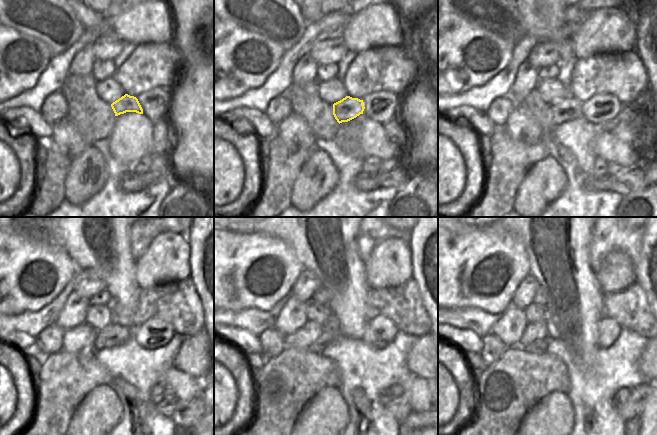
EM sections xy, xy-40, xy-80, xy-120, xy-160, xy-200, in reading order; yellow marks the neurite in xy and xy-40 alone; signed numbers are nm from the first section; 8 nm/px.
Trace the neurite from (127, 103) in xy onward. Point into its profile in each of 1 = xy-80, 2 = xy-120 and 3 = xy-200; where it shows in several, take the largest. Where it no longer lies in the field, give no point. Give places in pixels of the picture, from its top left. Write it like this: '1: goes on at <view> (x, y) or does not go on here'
1: goes on at xy-80 (569, 108)
2: goes on at xy-120 (115, 334)
3: goes on at xy-200 (540, 346)

